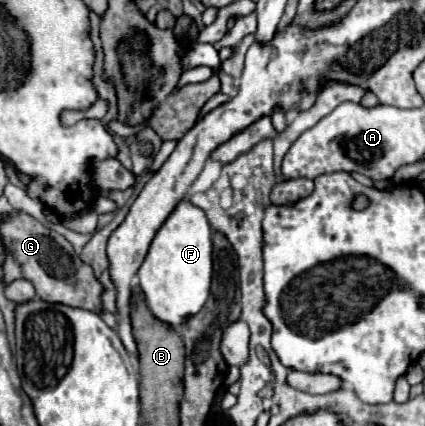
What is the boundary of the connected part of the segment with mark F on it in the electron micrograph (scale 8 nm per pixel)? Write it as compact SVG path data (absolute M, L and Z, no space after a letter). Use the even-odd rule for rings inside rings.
M182 198L166 222L156 232L146 260L140 270L140 288L146 294L146 302L150 312L178 328L188 316L200 312L210 296L212 282L212 230L206 214L194 206L190 200Z

